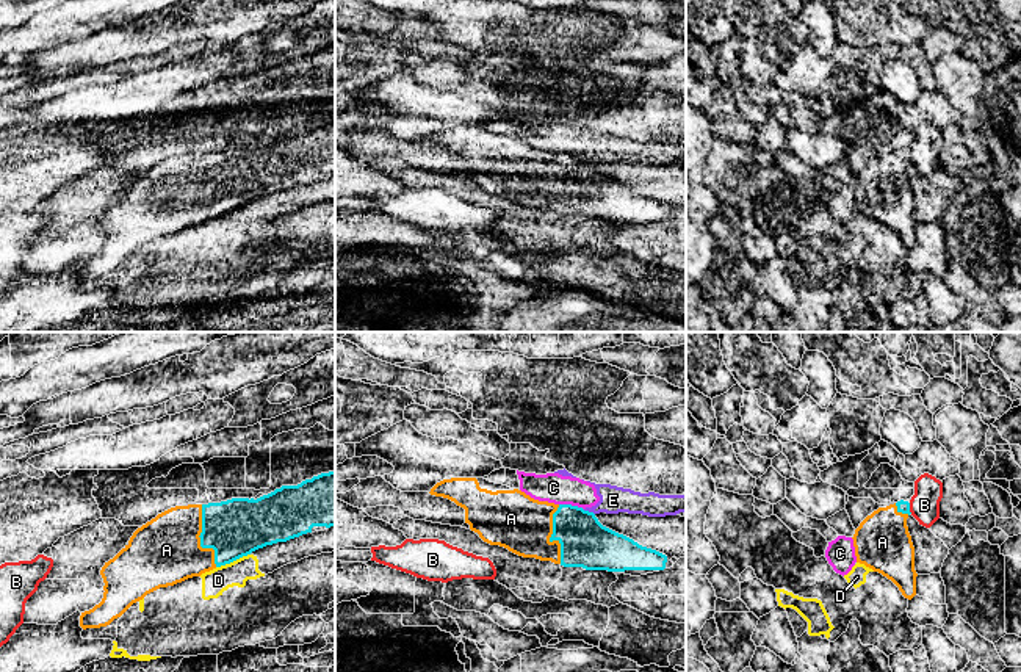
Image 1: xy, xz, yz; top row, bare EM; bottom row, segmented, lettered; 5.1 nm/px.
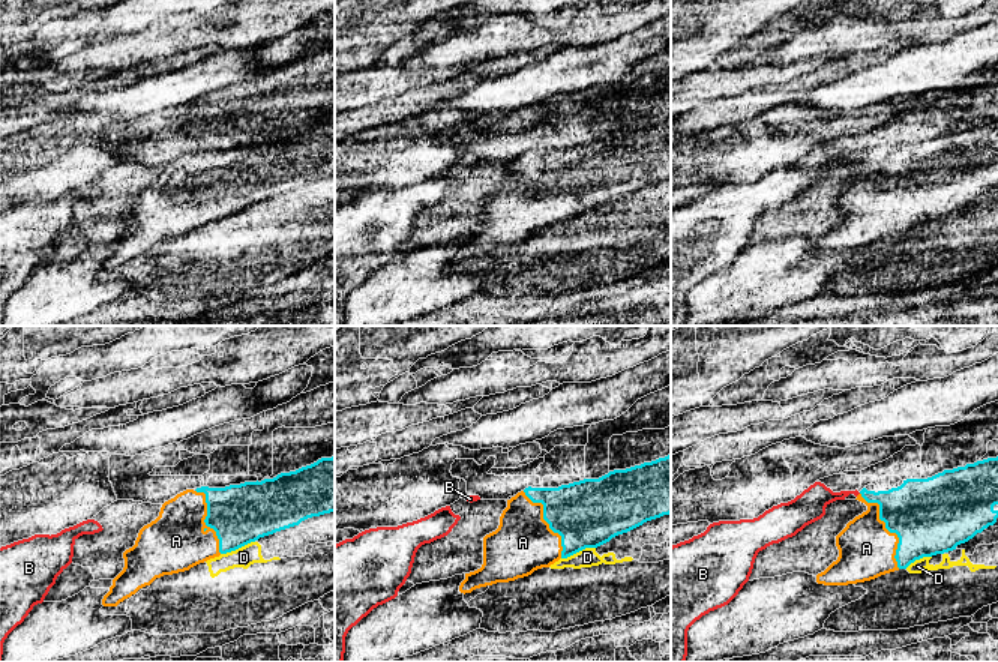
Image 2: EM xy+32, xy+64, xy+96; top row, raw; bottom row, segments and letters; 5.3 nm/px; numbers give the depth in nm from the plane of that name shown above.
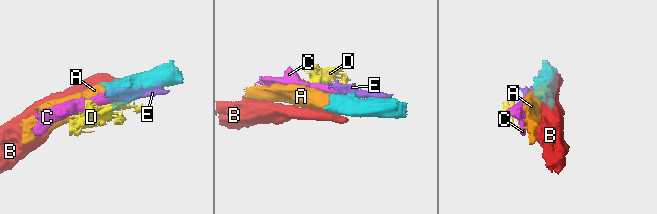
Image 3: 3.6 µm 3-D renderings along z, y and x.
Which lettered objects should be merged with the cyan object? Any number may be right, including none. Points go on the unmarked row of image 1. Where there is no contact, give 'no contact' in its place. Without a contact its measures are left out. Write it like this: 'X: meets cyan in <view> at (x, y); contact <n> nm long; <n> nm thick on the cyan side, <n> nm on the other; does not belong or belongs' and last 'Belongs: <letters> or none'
A: meets cyan in xy at (201, 188); contact 340 nm long; 300 nm thick on the cyan side, 360 nm on the other; belongs
B: meets cyan in yz at (909, 157); contact 60 nm long; 60 nm thick on the cyan side, 160 nm on the other; does not belong
C: meets cyan in xz at (572, 155); contact 130 nm long; 260 nm thick on the cyan side, 160 nm on the other; does not belong
D: meets cyan in xy at (232, 210); contact 190 nm long; 300 nm thick on the cyan side, 130 nm on the other; does not belong
E: meets cyan in xz at (588, 160); contact 70 nm long; 260 nm thick on the cyan side, 140 nm on the other; does not belong
Belongs: A

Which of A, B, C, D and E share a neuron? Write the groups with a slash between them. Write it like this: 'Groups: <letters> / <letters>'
Groups: A / B / C E / D

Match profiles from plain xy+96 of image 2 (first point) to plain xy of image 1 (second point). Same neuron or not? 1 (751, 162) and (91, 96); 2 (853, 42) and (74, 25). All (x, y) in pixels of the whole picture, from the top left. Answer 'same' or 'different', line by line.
1: different
2: different

